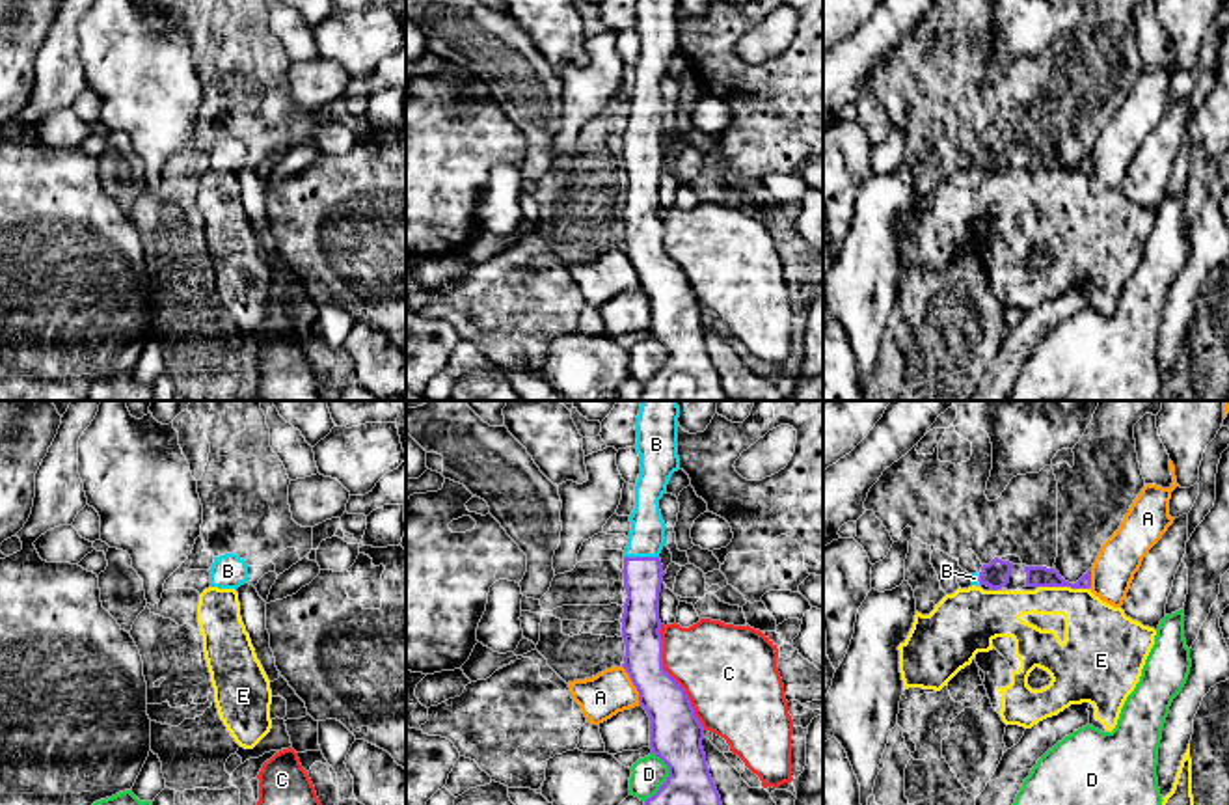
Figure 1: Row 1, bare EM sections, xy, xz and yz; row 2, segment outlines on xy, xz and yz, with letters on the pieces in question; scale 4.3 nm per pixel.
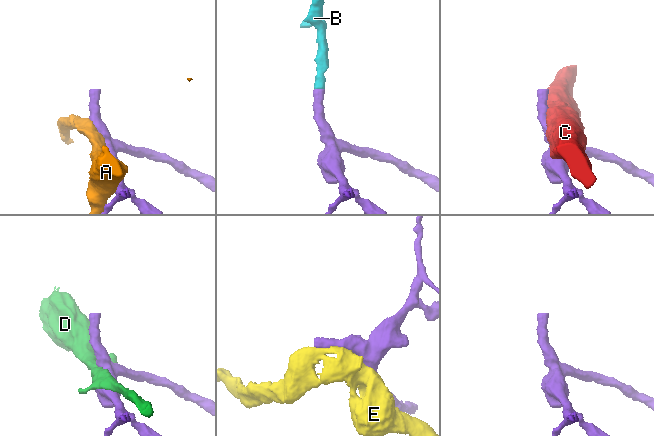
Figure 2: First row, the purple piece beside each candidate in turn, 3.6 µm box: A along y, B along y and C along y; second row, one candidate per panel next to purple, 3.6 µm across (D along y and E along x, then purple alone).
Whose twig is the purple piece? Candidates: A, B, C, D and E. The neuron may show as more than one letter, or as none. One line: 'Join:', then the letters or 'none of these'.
Join: B

